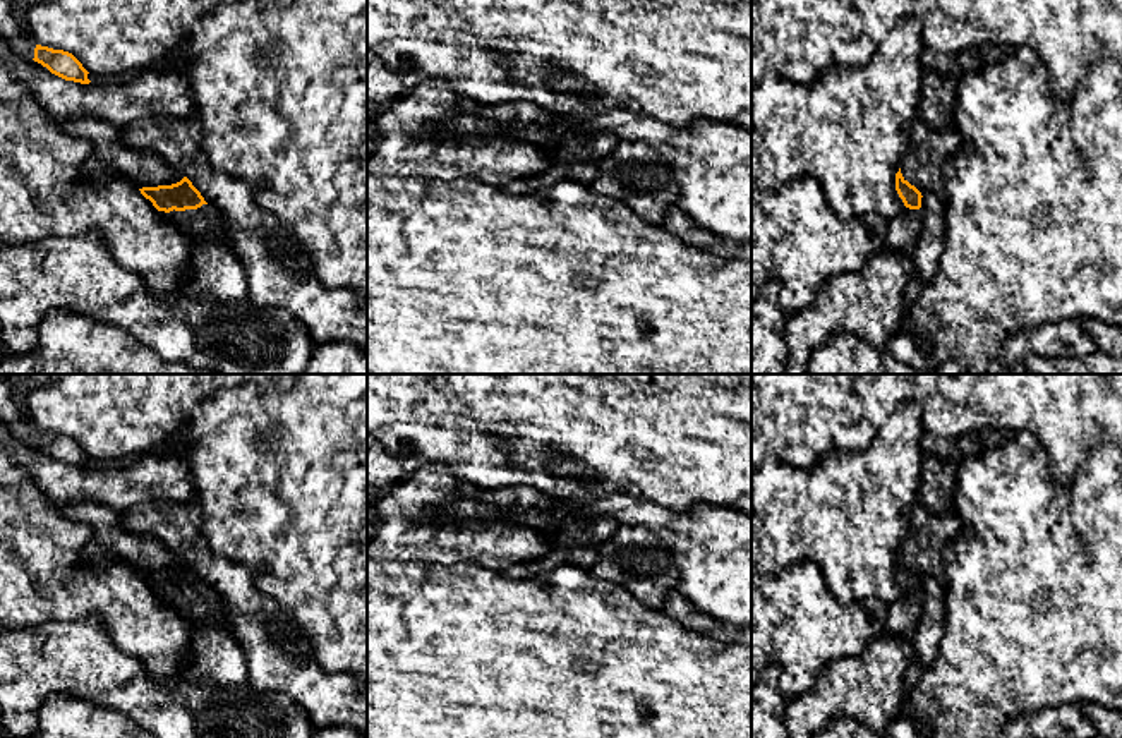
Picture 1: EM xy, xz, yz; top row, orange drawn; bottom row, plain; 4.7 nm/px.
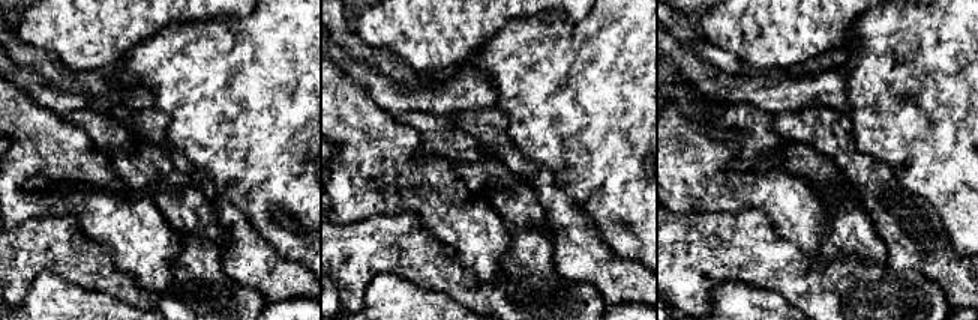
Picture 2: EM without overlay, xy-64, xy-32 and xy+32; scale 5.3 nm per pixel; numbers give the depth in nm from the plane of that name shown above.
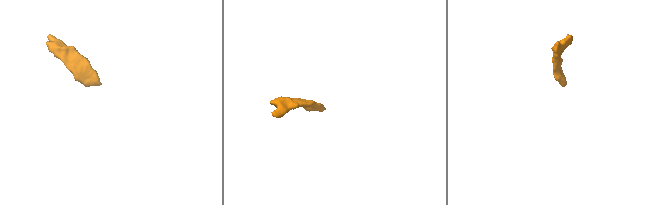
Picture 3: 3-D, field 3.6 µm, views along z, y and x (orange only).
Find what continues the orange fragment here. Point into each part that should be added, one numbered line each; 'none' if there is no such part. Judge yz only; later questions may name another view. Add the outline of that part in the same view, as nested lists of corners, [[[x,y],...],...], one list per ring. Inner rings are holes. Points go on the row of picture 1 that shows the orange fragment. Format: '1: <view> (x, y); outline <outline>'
1: yz (903, 232); outline [[[923,206],[920,209],[906,208],[899,216],[889,220],[885,247],[896,251],[914,251],[923,228]]]

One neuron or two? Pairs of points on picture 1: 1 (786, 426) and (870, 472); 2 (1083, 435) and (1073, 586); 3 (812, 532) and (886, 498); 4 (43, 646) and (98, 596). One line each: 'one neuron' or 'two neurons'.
1: two neurons
2: two neurons
3: one neuron
4: two neurons

